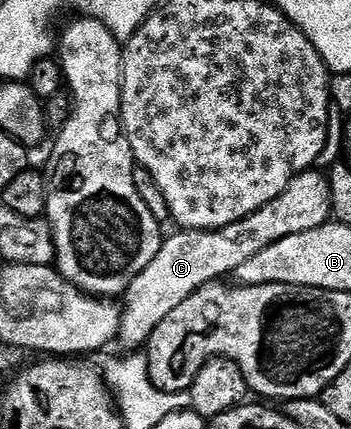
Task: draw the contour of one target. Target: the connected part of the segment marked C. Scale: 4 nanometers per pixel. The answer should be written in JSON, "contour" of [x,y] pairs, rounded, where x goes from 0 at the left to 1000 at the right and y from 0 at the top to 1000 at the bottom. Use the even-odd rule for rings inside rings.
{"contour":[[[900,392],[860,399],[826,420],[826,429],[792,459],[769,466],[769,476],[758,476],[735,494],[724,494],[644,531],[630,536],[513,536],[499,541],[501,545],[484,548],[481,555],[476,548],[456,566],[450,597],[439,597],[439,606],[427,606],[427,615],[416,615],[416,625],[405,625],[405,634],[393,634],[393,643],[382,643],[382,653],[348,688],[339,804],[353,804],[350,814],[365,821],[387,821],[419,809],[422,788],[439,774],[439,765],[450,765],[450,755],[462,755],[462,746],[473,746],[473,737],[484,737],[484,727],[496,727],[496,718],[507,718],[507,709],[519,709],[519,699],[530,699],[553,681],[564,681],[564,671],[618,653],[647,650],[647,639],[650,646],[670,641],[672,629],[689,615],[701,615],[701,606],[735,597],[735,587],[746,587],[746,578],[769,578],[769,569],[781,569],[792,559],[815,559],[815,550],[883,541],[883,531],[906,531],[937,517],[949,506],[946,450],[932,413],[920,403],[912,408],[906,399],[909,394]]]}

